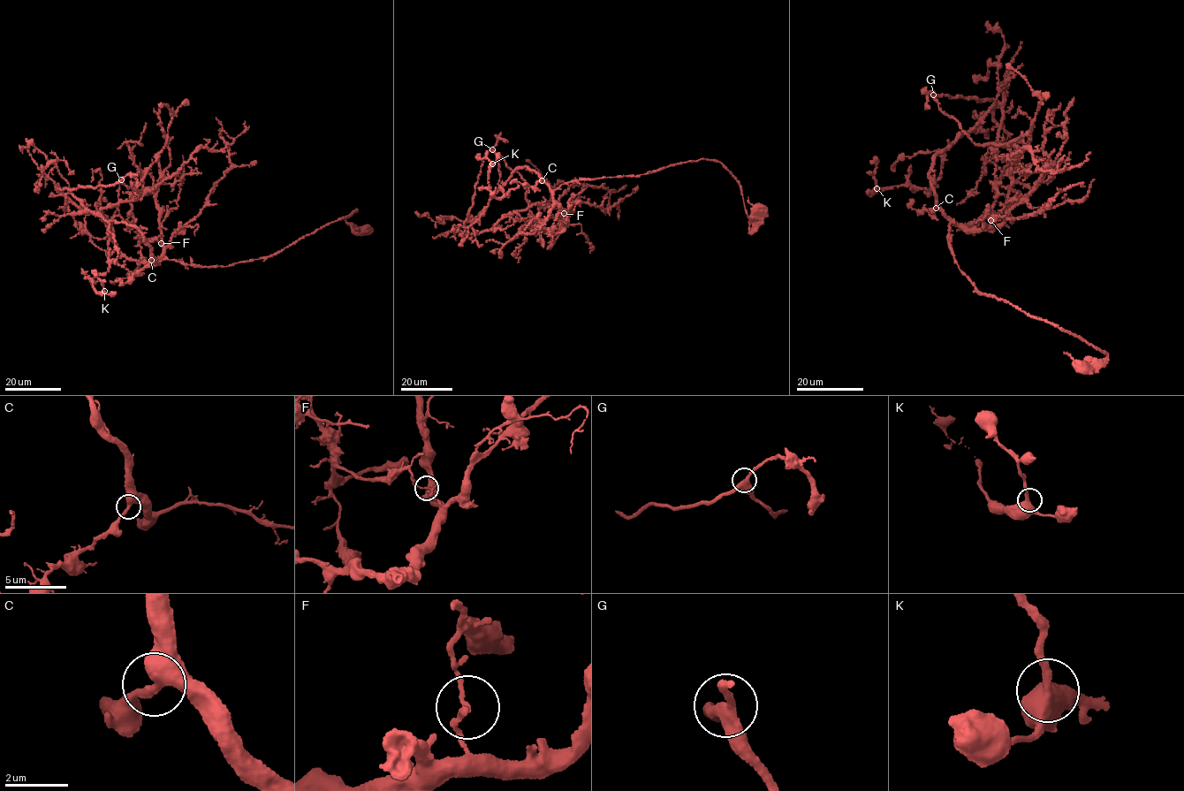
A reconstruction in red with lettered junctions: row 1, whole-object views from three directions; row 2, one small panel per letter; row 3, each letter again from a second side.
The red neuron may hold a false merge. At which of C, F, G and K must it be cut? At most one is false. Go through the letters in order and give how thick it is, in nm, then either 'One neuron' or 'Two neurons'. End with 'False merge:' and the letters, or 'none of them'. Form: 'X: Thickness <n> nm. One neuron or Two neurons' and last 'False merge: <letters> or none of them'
C: Thickness 480 nm. One neuron
F: Thickness 130 nm. Two neurons
G: Thickness 320 nm. One neuron
K: Thickness 420 nm. One neuron
False merge: F

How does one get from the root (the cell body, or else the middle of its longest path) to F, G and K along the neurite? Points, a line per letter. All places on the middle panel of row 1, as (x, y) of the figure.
F: (758, 210), (749, 233), (737, 178), (719, 162), (702, 159), (636, 176), (565, 183), (553, 193), (564, 213)
G: (758, 210), (749, 233), (737, 178), (702, 159), (565, 183), (566, 214), (542, 228), (492, 149)
K: (758, 210), (749, 233), (740, 184), (715, 161), (551, 191), (525, 166), (497, 198), (488, 181), (492, 163)

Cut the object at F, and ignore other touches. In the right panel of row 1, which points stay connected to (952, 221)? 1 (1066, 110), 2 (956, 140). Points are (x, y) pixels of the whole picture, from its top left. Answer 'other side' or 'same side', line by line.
1: same side
2: same side

